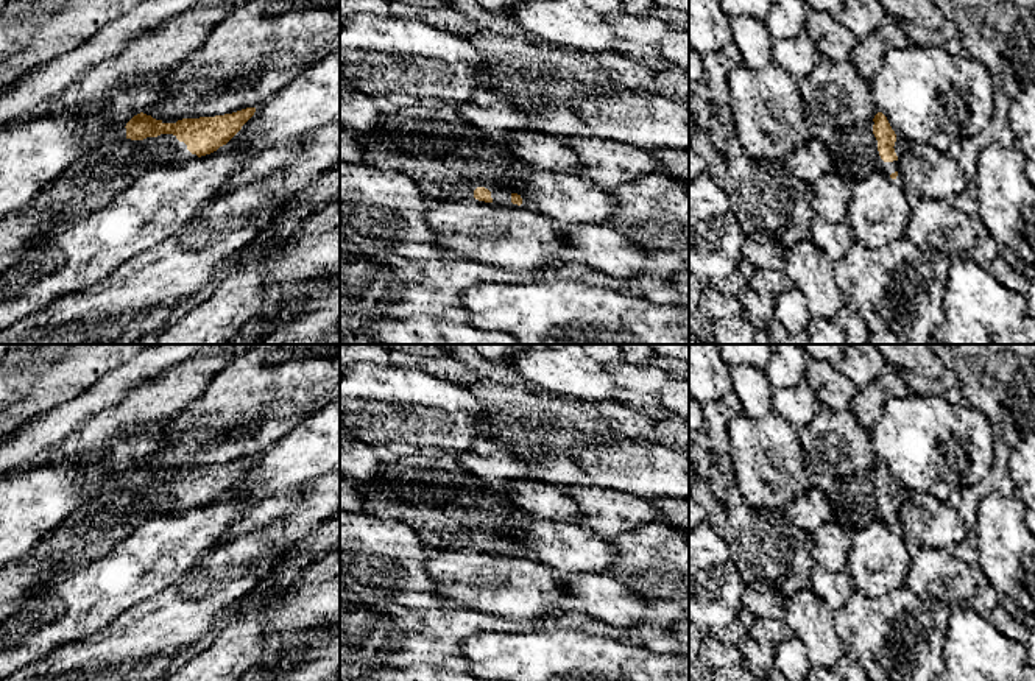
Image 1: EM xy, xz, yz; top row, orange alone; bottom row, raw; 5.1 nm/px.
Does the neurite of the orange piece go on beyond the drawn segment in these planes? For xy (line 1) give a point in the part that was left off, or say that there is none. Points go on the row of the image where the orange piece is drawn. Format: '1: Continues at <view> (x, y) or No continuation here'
1: Continues at xy (91, 183)

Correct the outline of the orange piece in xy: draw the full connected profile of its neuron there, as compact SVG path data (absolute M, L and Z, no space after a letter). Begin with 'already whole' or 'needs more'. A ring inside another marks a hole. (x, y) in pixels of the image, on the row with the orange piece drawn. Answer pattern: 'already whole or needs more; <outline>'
needs more; M246 108L224 115L173 122L140 112L111 131L117 140L73 162L22 210L53 209L81 218L106 206L151 168L178 167L217 151L254 112L256 108Z

